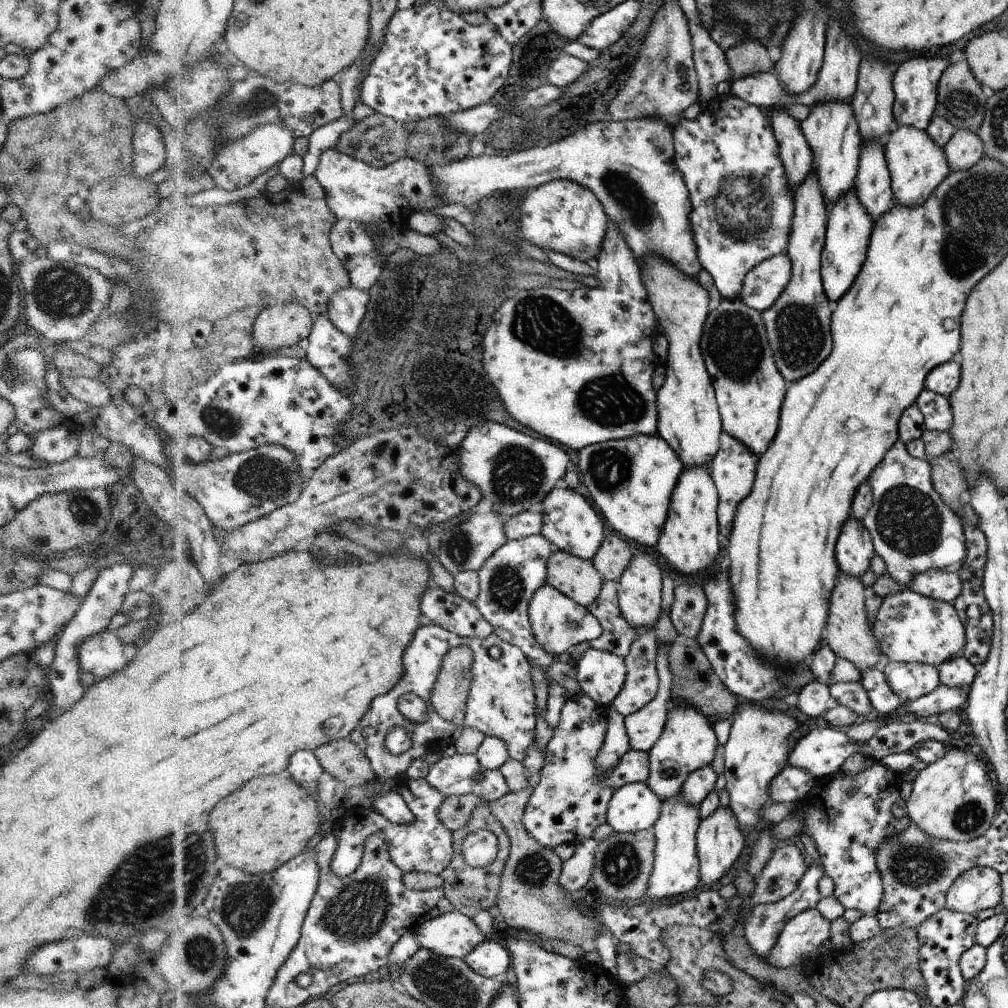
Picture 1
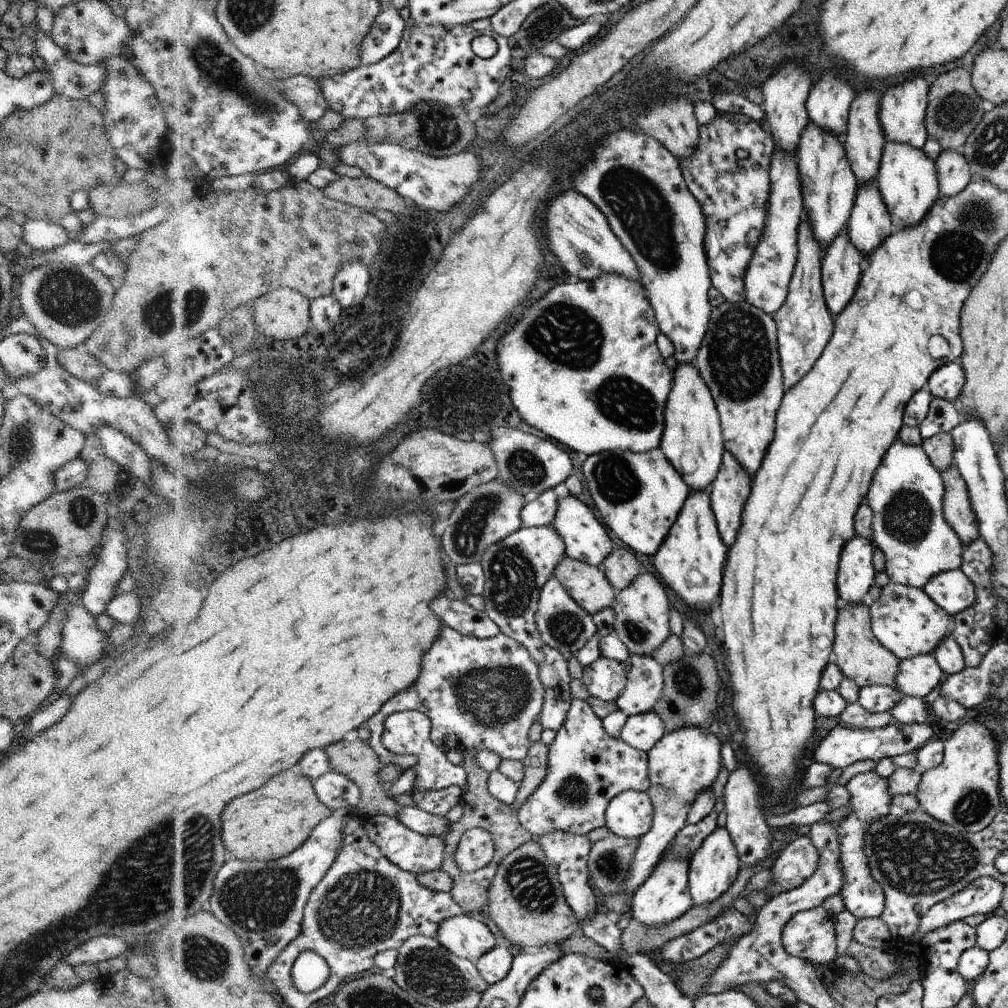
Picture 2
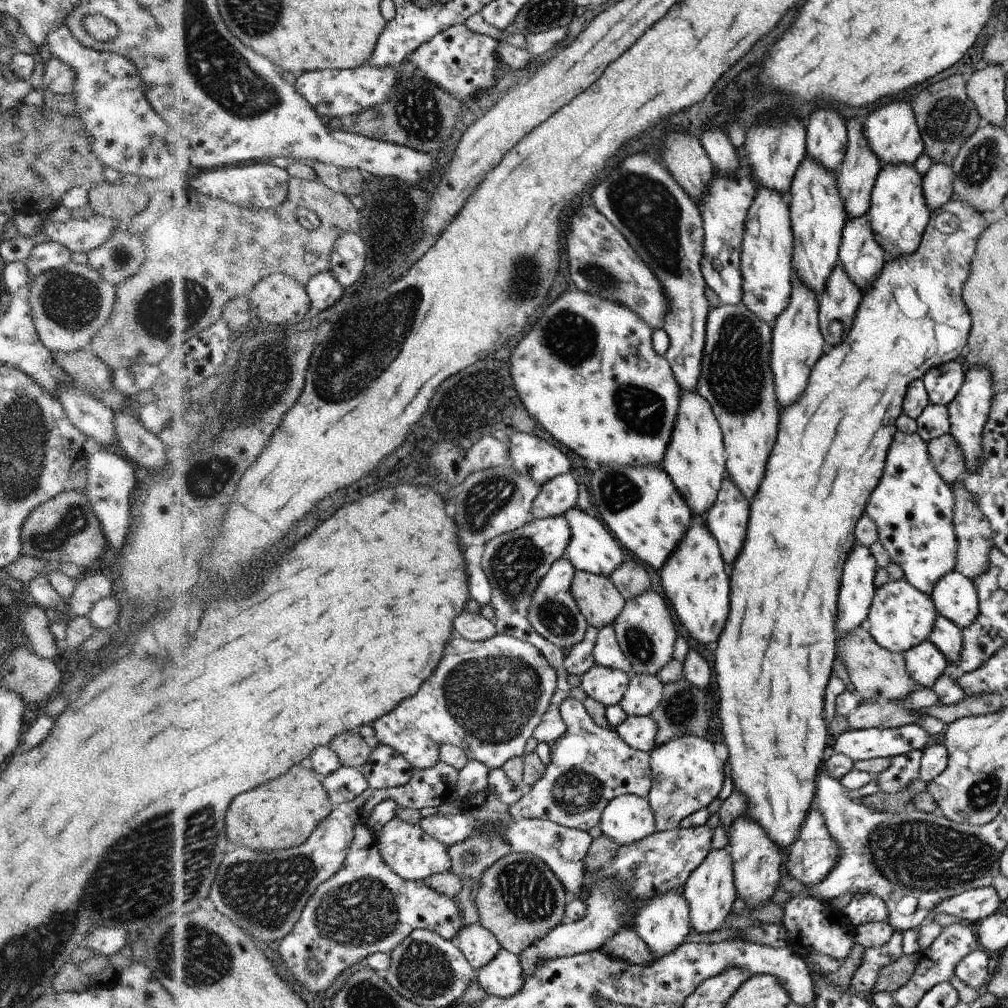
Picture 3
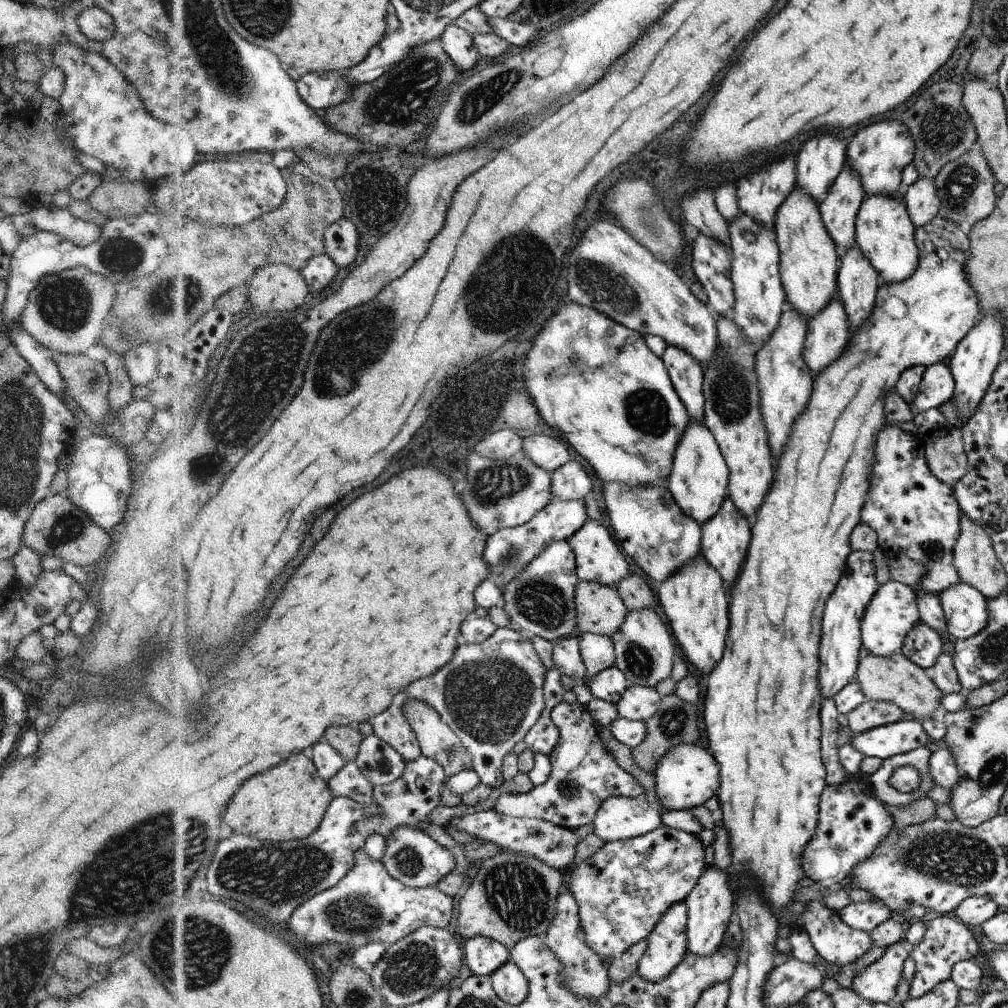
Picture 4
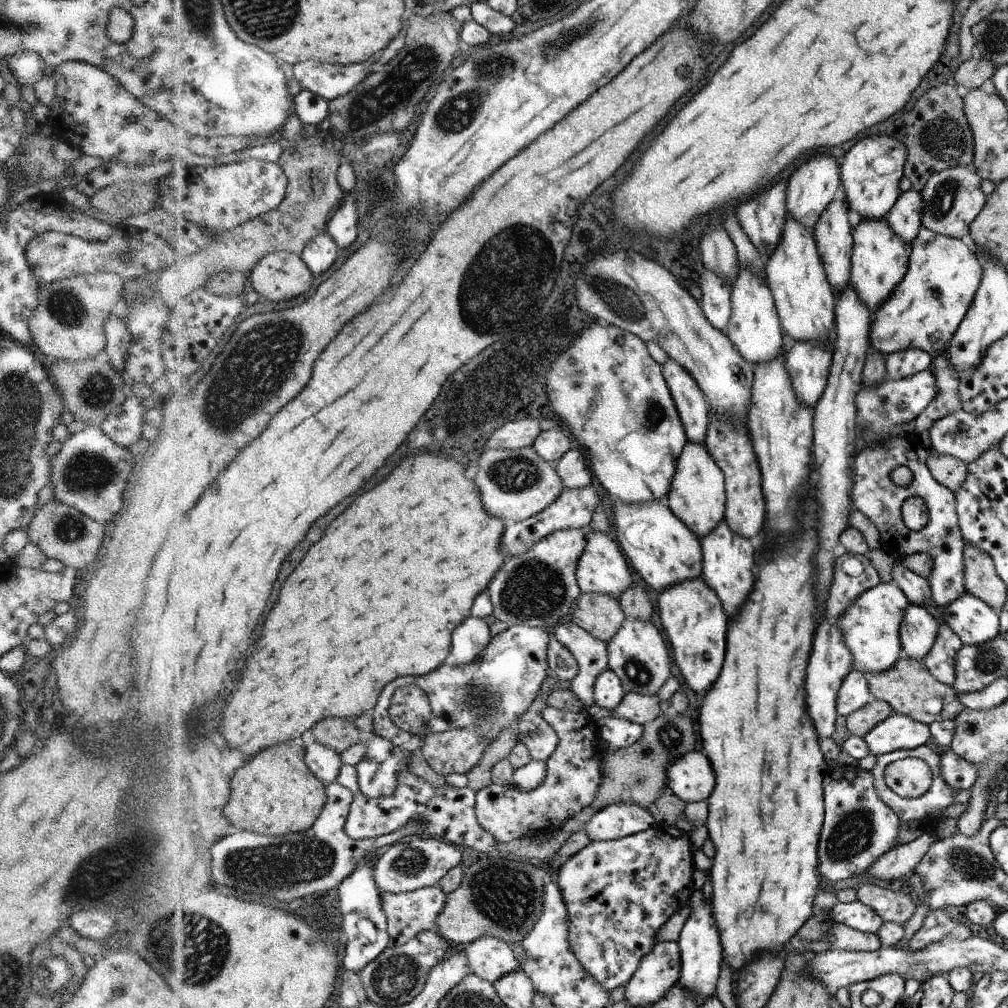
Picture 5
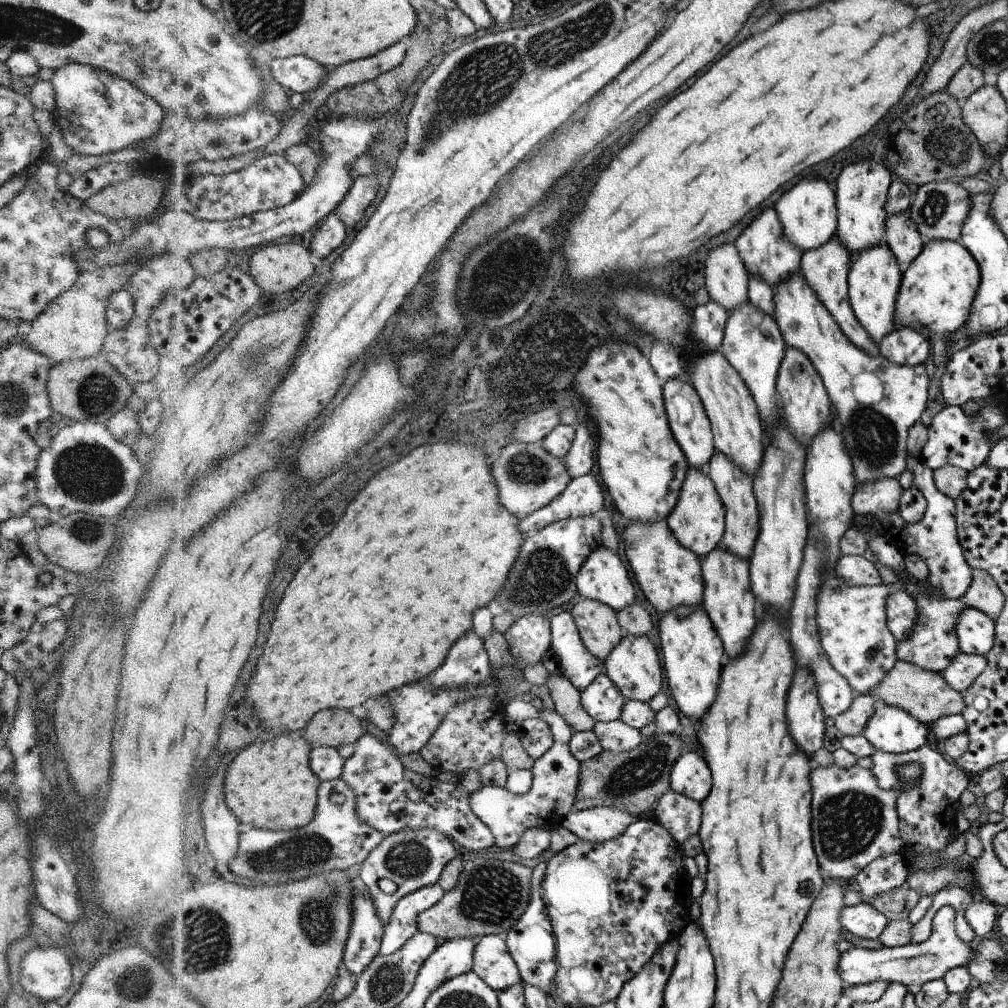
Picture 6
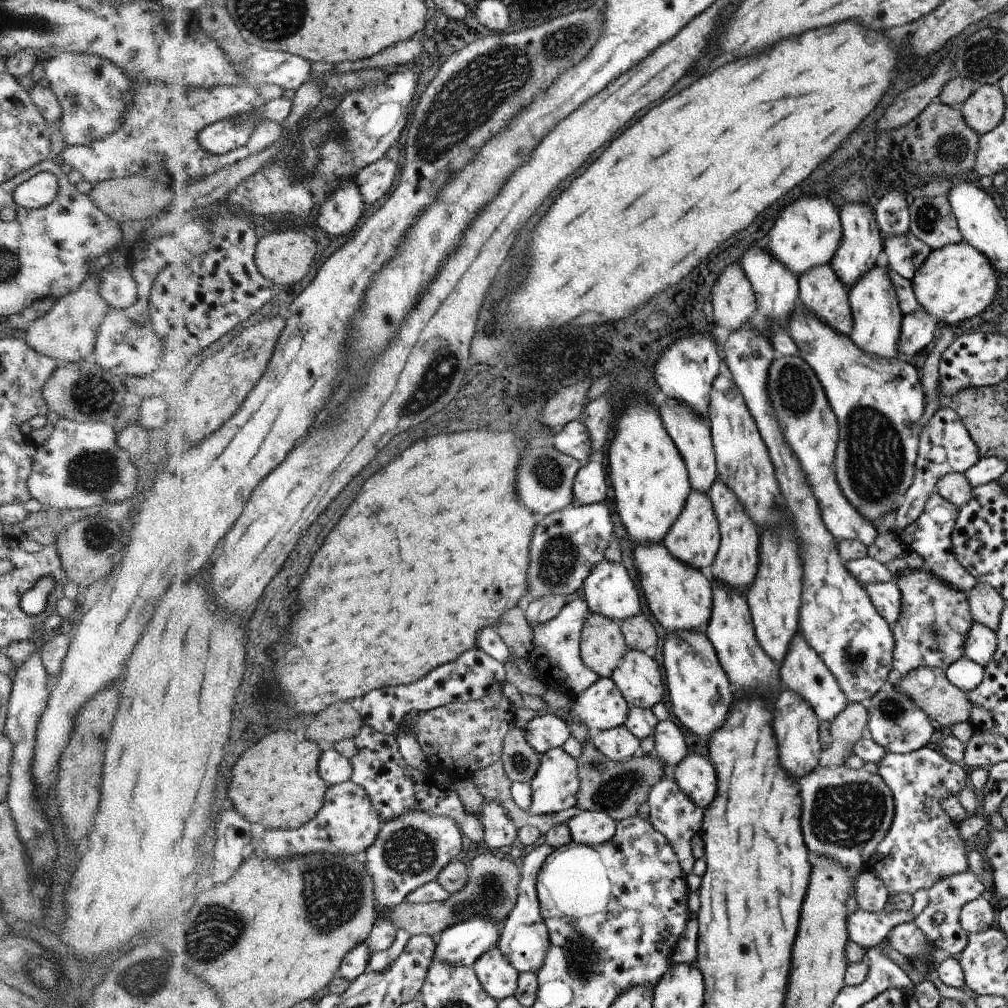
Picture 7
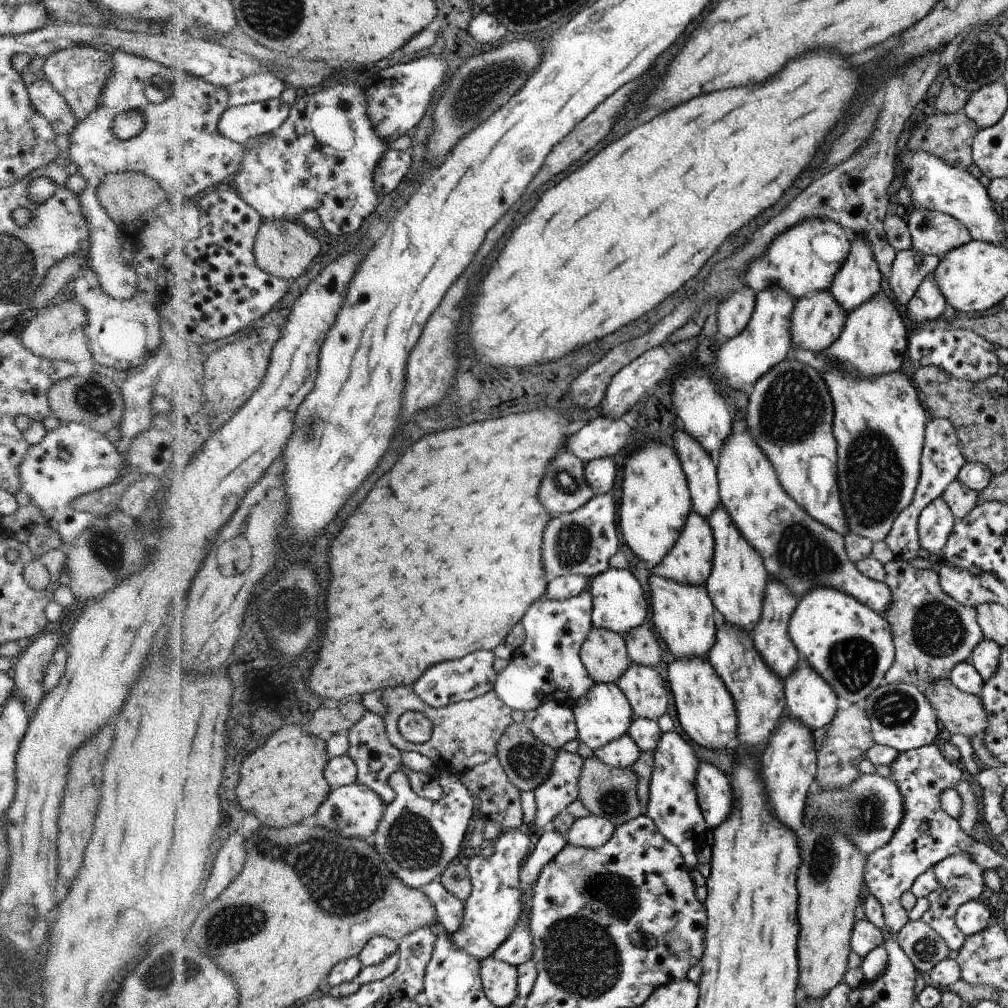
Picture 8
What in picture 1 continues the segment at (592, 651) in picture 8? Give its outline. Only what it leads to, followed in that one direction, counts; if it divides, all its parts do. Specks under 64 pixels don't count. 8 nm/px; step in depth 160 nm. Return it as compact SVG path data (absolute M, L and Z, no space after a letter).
M555 549L547 570L545 582L583 607L592 605L601 594L604 578L592 561Z

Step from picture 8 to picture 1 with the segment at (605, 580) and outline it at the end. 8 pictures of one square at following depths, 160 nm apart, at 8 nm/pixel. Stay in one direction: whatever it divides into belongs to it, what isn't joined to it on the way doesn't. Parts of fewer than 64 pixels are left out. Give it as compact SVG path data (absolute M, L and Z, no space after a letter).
M560 485L546 495L538 508L543 518L541 534L549 539L556 549L587 561L596 556L604 538L604 524L598 518L596 510L578 492L574 492L574 489L568 486Z

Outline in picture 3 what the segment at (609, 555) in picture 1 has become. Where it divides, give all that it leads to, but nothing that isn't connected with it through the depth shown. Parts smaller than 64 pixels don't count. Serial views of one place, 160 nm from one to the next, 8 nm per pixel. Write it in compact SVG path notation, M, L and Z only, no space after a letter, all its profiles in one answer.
M625 560L608 576L617 587L625 600L634 598L650 587L648 572L634 560Z

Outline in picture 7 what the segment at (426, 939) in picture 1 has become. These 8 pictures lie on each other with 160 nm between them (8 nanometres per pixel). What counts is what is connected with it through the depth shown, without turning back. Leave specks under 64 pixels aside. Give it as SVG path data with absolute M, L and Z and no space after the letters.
M497 945L477 958L473 969L486 992L501 1002L512 997L520 983L520 972Z

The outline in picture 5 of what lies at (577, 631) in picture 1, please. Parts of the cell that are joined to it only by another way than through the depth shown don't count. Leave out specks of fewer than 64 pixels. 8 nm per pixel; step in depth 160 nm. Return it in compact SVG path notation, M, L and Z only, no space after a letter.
M570 529L550 534L549 537L532 546L524 554L508 556L505 560L505 565L495 575L486 590L490 600L492 600L493 615L508 627L525 625L542 628L549 633L554 626L566 623L571 617L570 612L572 612L574 600L577 600L582 594L577 582L577 566L585 546L586 532L584 532L584 529Z

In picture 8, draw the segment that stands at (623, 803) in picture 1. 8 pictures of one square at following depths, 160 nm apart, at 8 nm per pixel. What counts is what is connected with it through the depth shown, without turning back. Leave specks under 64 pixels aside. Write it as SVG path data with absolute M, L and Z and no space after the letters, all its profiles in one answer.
M590 815L576 819L566 834L566 841L577 847L595 849L613 837L616 827L610 819Z

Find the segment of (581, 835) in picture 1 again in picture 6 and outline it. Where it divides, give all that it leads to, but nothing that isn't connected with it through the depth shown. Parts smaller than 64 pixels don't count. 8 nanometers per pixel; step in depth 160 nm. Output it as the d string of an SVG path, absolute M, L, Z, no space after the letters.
M516 698L504 707L506 716L513 721L520 722L523 718L542 719L549 723L553 731L552 748L536 759L530 768L533 774L532 788L526 794L514 794L506 787L488 785L469 795L474 814L492 831L496 846L501 846L502 850L514 850L526 830L557 826L572 812L576 805L582 766L581 762L574 758L569 747L574 730L556 709L538 710L534 704Z

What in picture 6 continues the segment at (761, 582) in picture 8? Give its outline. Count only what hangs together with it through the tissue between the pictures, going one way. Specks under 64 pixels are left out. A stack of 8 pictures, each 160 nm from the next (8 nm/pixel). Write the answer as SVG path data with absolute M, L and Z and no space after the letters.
M722 451L710 457L706 472L714 482L720 495L725 510L725 531L721 546L732 551L739 557L748 558L753 553L753 548L759 533L759 510L756 491L753 486L753 476L745 473L730 457Z

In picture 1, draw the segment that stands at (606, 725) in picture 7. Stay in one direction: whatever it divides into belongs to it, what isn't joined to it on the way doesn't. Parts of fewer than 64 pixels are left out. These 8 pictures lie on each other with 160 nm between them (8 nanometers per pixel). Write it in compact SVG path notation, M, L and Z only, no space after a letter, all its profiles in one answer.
M592 647L580 656L574 667L582 692L600 706L612 706L628 676L624 657Z

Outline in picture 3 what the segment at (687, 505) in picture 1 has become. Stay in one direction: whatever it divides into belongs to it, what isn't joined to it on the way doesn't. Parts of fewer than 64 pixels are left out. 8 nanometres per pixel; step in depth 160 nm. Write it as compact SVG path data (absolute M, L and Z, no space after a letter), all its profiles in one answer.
M693 515L681 544L660 569L660 584L690 636L702 644L710 644L712 640L718 640L728 616L730 580L722 562L721 550L718 550L719 544L705 522L705 516Z

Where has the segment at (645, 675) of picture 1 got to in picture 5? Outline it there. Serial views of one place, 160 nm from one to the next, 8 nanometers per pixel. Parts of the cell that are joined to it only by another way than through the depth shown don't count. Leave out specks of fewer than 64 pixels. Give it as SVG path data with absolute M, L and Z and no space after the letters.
M626 694L624 701L616 710L612 710L609 713L599 711L596 715L622 718L644 727L661 715L659 703L658 696L656 695Z

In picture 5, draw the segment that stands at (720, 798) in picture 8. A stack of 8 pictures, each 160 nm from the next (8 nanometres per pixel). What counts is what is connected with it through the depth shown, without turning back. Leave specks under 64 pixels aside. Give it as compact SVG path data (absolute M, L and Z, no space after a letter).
M692 750L669 767L667 791L686 803L707 800L714 791L714 770L705 754Z

